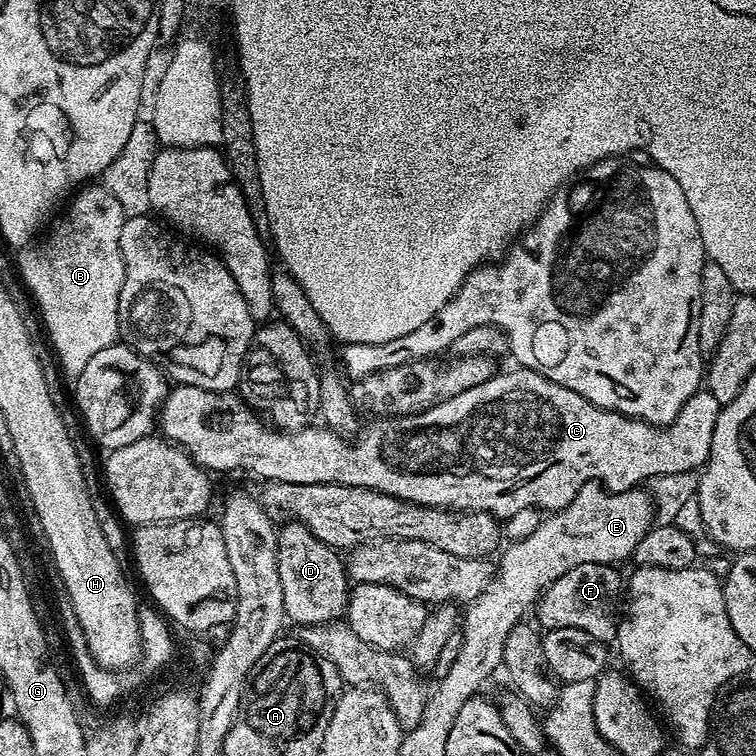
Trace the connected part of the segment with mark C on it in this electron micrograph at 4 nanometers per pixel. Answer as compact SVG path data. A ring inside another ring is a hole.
M513 367L513 372L501 371L490 382L482 382L482 386L474 386L470 390L462 390L462 394L454 394L454 398L446 398L446 402L438 402L438 406L430 406L430 410L419 412L413 416L393 416L391 418L376 418L366 423L359 429L363 439L359 440L358 448L348 450L345 448L345 440L325 426L307 426L300 431L285 434L276 428L269 426L263 419L258 418L257 413L242 402L241 397L235 391L211 392L202 390L198 386L189 384L176 384L169 391L164 403L160 405L158 413L158 428L165 440L171 441L177 447L184 449L193 463L200 468L212 472L236 472L241 468L244 472L253 472L261 476L264 482L290 482L291 484L349 484L359 488L373 488L379 492L385 492L391 496L397 496L400 500L408 500L412 504L424 504L428 508L442 508L454 512L486 512L497 518L507 518L518 514L518 510L534 508L551 514L565 508L576 497L578 490L582 490L584 484L599 482L609 492L629 492L630 489L643 485L652 477L664 472L662 466L662 438L665 429L653 426L645 420L633 420L630 416L623 416L621 412L611 412L605 408L594 406L580 394L574 394L574 390L566 390L566 386L558 386L556 382L550 382L542 374L532 372L528 368Z

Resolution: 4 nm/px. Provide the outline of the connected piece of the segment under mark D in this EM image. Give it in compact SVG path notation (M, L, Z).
M289 521L285 523L285 528L281 527L277 531L277 550L278 554L278 574L279 581L282 583L282 598L283 598L283 608L285 617L292 623L292 621L296 622L295 625L298 626L312 626L314 624L326 624L337 621L341 619L345 615L345 610L348 605L348 596L350 591L350 580L347 576L347 569L343 559L339 558L341 556L335 549L329 547L328 544L322 543L320 539L314 538L312 534L310 534L307 527L304 524L299 524L296 521Z

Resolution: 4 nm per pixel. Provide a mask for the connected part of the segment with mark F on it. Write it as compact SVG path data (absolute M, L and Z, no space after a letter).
M583 564L574 566L574 570L566 570L562 578L541 592L534 608L535 623L544 630L560 627L582 630L598 643L611 645L618 631L616 611L622 608L622 576L620 580L616 571L610 564Z

